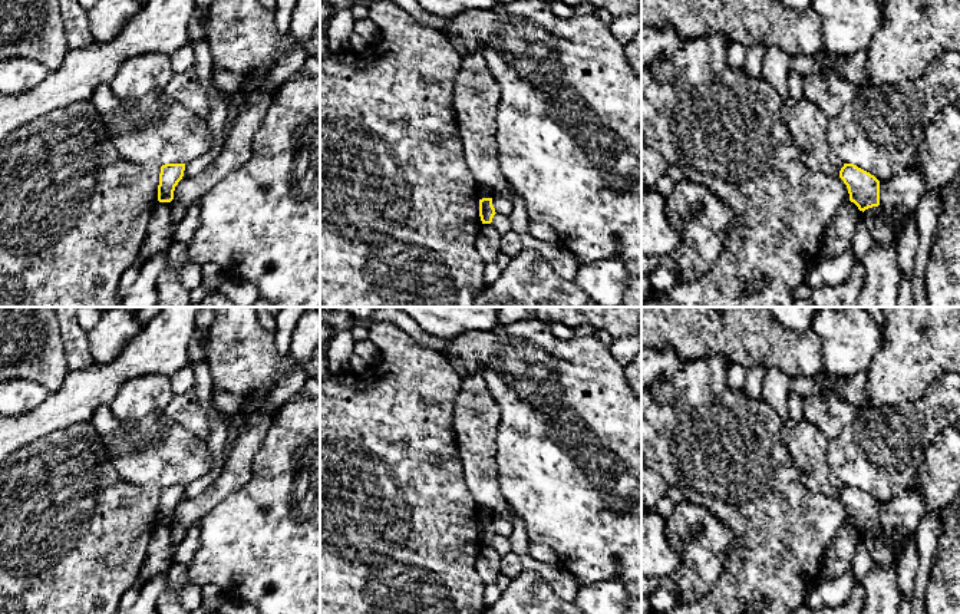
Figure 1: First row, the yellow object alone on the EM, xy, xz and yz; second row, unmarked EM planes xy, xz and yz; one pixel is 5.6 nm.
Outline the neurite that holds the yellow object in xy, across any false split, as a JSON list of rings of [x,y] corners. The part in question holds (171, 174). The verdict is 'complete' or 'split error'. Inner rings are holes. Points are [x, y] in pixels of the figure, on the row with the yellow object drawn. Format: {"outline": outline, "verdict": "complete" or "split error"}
{"outline": [[[165,164],[161,166],[158,201],[171,202],[178,182],[182,179],[185,164]]], "verdict": "complete"}

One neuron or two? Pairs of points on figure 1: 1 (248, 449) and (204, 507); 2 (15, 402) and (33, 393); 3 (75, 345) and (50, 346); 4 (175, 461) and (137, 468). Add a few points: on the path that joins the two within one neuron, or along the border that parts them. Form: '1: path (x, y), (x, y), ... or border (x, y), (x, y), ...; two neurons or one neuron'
1: path (238, 464), (236, 472), (215, 492); one neuron
2: path (19, 398), (29, 395); one neuron
3: border (58, 322), (69, 369); two neurons
4: path (165, 465), (147, 465); one neuron

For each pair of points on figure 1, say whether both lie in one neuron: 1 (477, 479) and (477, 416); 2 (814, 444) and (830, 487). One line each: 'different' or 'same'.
1: same
2: same

